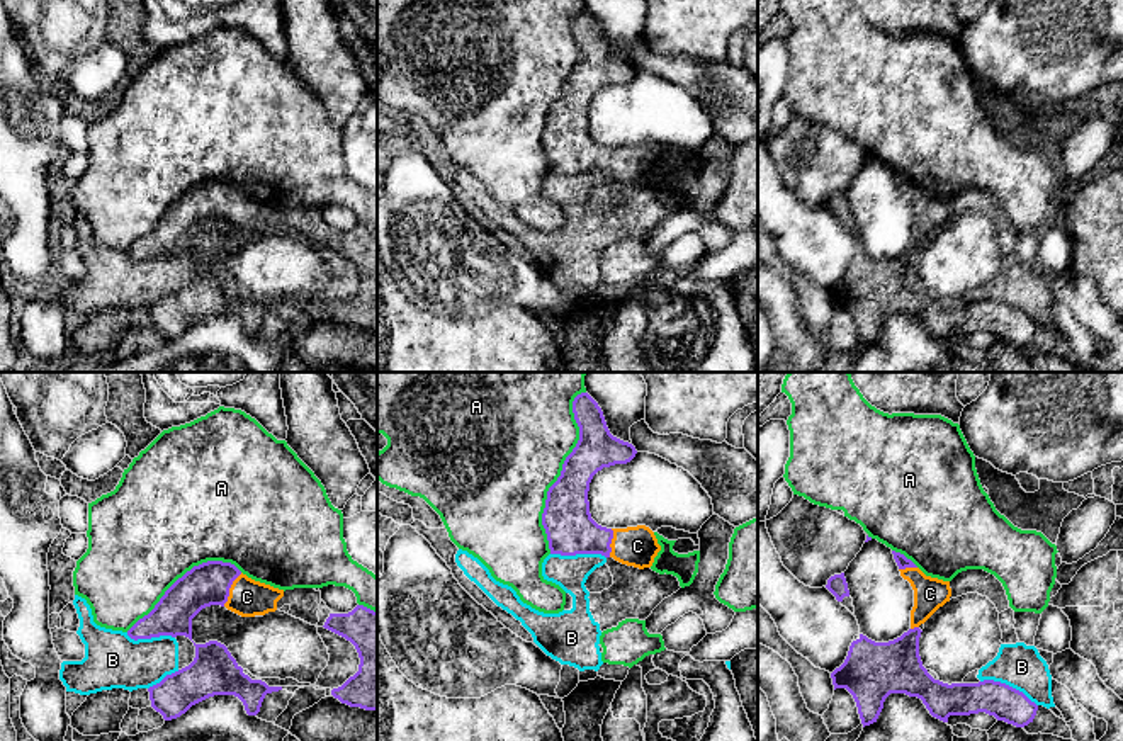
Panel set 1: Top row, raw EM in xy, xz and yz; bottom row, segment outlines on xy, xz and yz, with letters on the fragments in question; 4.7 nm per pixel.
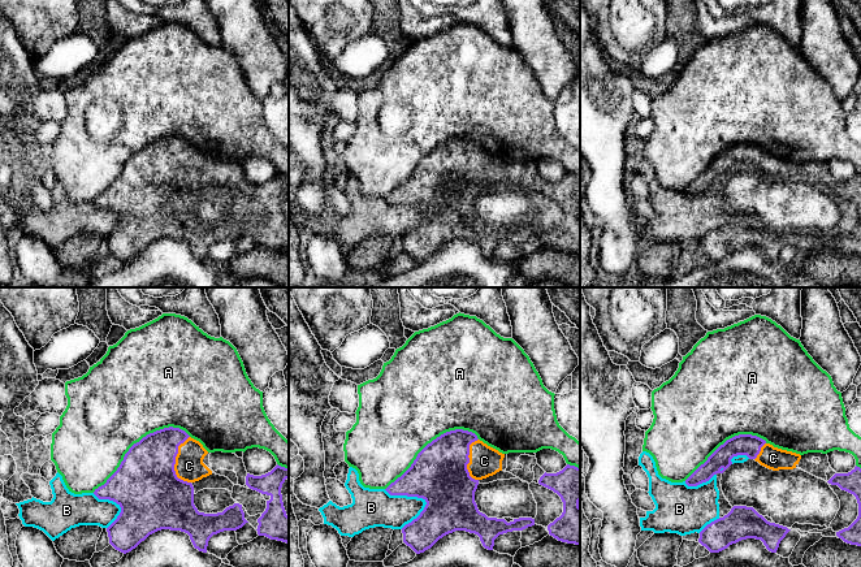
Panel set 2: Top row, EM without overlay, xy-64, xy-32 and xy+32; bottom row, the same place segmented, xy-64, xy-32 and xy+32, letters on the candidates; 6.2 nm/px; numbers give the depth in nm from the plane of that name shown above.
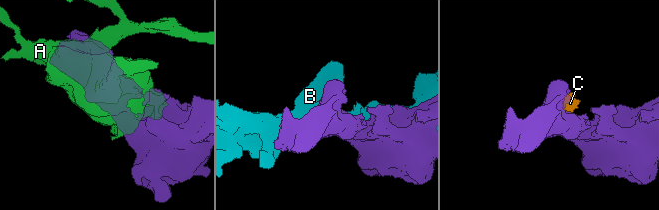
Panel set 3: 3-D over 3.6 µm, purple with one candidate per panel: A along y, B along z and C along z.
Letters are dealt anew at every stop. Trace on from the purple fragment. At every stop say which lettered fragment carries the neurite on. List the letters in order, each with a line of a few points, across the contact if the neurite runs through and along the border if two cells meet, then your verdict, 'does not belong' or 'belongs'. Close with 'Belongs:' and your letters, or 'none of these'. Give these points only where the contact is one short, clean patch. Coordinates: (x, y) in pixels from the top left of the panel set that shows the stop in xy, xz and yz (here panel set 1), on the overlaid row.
A: does not belong
B: does not belong
C: xy (204, 585), (228, 590), (247, 597) | belongs
Belongs: C

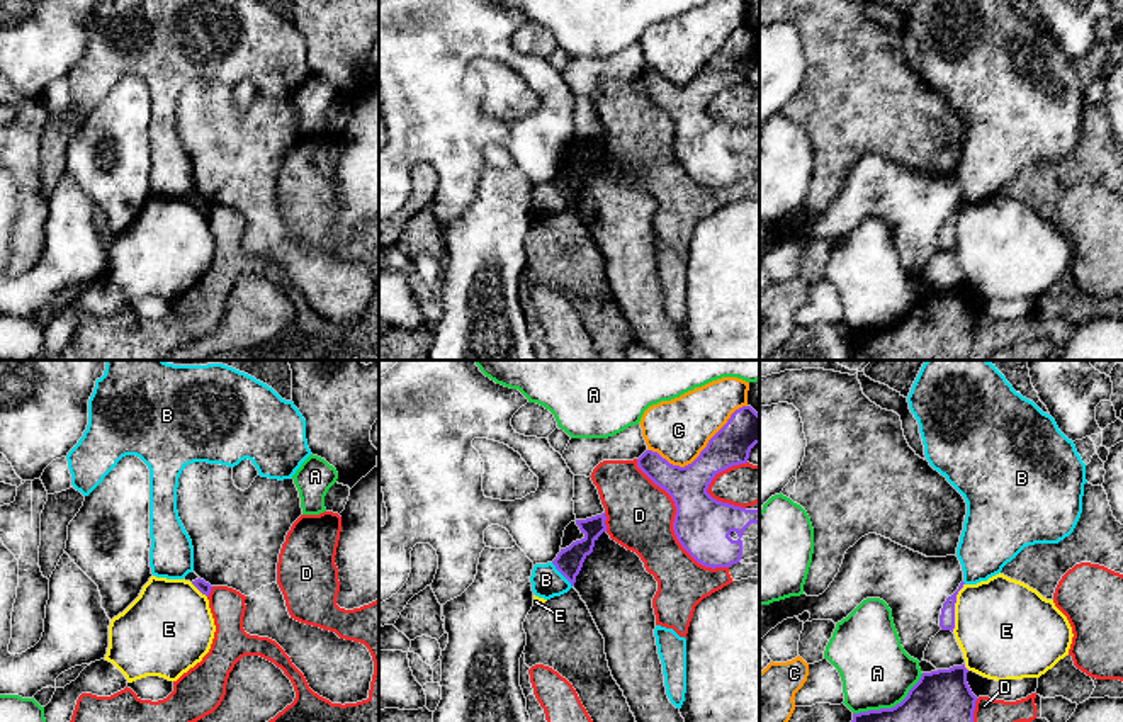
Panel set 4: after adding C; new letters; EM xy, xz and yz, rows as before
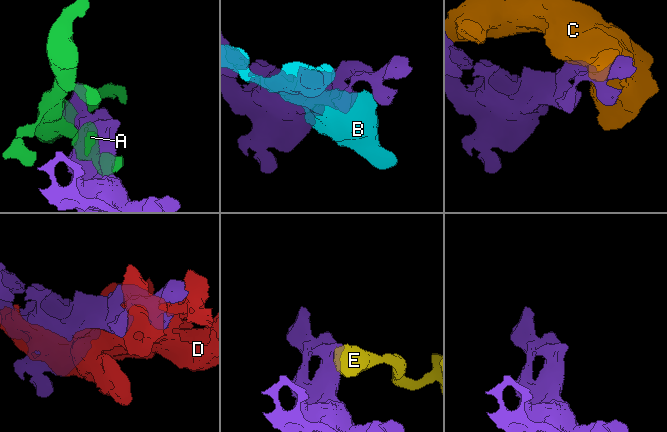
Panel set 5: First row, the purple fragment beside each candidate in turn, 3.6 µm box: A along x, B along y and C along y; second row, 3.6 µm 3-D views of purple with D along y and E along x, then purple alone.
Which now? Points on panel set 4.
A: does not belong
B: xz (551, 563), (571, 586) | does not belong
C: does not belong
D: does not belong
E: does not belong
Belongs: none of these

